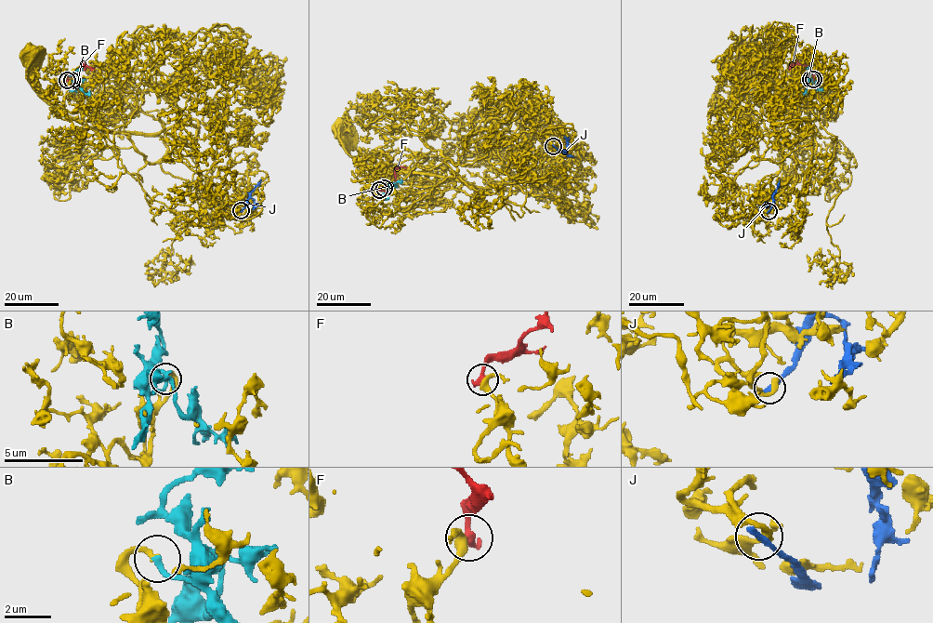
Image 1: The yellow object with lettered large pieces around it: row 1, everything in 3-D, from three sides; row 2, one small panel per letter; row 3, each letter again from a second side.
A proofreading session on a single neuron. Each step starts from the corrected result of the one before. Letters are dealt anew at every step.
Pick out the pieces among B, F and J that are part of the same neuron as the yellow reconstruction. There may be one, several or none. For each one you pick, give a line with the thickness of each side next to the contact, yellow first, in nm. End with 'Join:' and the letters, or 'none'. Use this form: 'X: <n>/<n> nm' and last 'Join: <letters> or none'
B: 200/240 nm
Join: B

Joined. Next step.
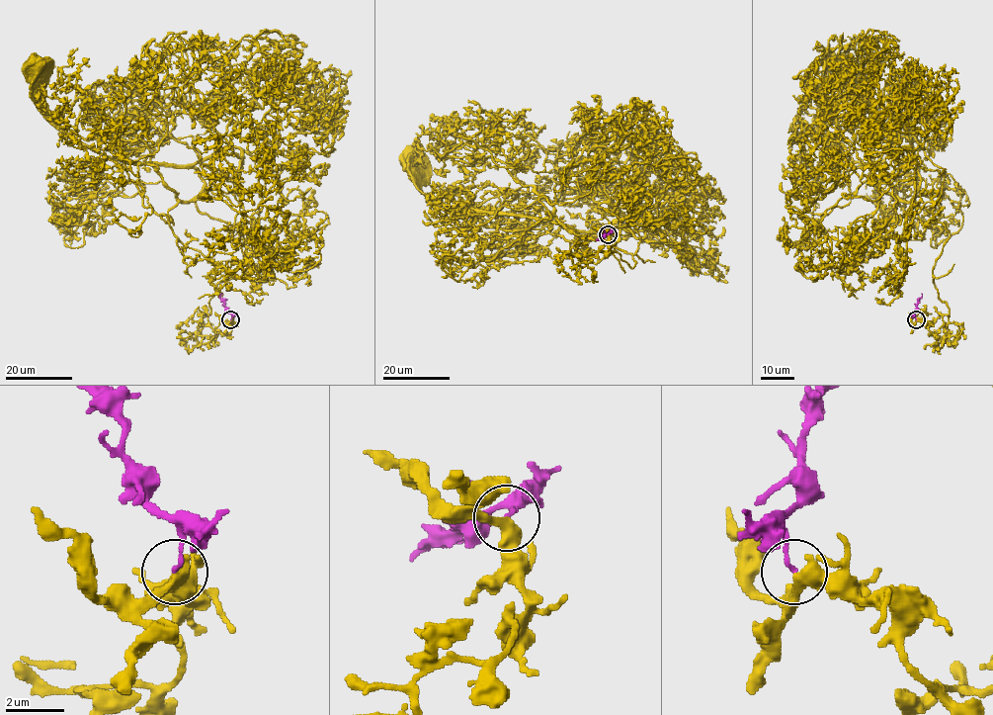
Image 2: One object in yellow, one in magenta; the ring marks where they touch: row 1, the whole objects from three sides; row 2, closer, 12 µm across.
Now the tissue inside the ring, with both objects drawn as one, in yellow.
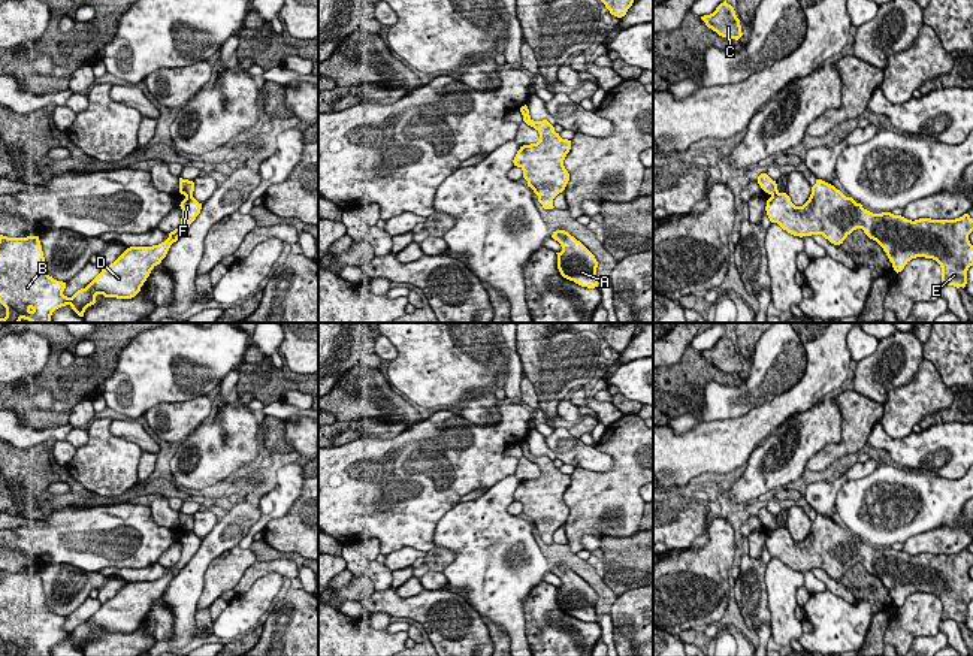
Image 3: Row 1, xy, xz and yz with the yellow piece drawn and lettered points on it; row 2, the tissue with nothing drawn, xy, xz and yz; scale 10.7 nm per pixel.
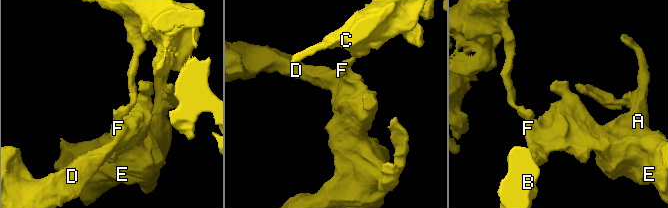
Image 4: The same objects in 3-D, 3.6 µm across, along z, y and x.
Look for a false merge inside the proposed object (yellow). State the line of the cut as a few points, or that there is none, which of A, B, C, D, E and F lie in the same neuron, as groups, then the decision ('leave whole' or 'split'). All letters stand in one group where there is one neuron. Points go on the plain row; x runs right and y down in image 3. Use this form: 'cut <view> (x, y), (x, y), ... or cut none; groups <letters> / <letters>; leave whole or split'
cut xy (192, 529), (186, 532); groups A B D E F / C; split

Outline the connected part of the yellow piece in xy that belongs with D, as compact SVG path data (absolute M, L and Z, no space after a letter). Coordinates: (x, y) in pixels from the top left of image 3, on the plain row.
M193 530L181 536L181 559L169 572L152 581L130 581L114 598L72 632L63 629L66 617L57 616L45 605L45 592L39 571L7 572L0 569L0 638L6 652L0 656L51 656L55 644L70 640L84 652L96 631L132 634L151 605L161 598L170 580L190 562L200 548L202 538Z

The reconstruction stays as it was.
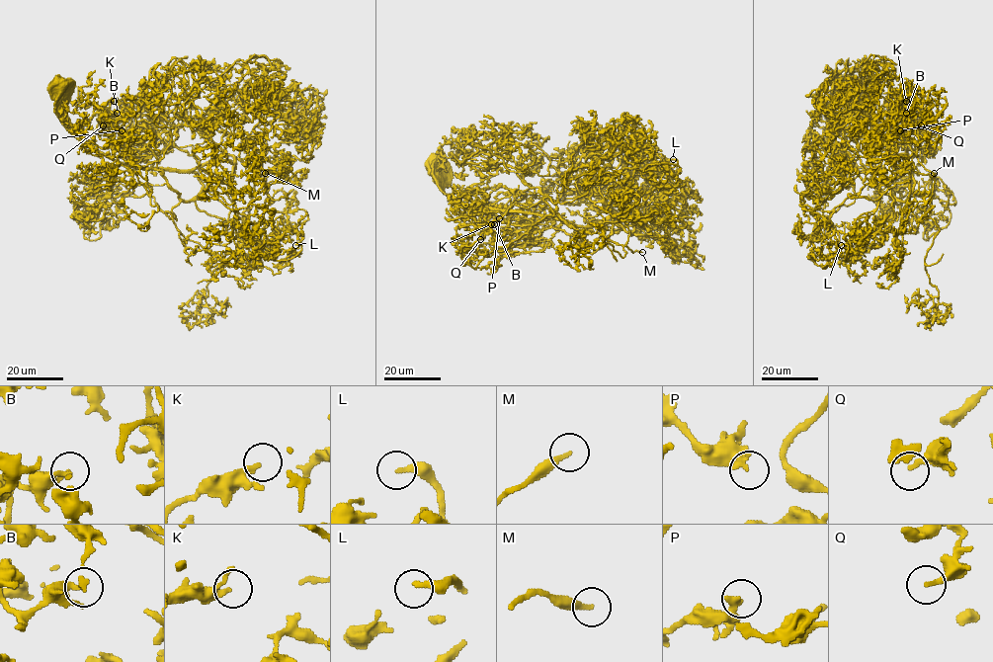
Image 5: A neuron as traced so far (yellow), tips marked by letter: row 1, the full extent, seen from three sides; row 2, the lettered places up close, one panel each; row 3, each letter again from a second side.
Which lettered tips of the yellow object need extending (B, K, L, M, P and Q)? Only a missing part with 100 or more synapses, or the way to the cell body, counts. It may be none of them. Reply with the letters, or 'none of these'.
L, M

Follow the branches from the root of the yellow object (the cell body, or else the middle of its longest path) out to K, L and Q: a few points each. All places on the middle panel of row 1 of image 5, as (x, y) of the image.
K: (435, 169), (439, 187), (463, 204), (552, 215), (580, 231), (530, 184), (492, 204), (476, 228), (491, 224)
L: (435, 169), (439, 187), (463, 204), (597, 226), (611, 214), (605, 199), (617, 172), (679, 167), (673, 159)
Q: (435, 169), (463, 204), (552, 215), (580, 231), (526, 184), (491, 205), (480, 239)

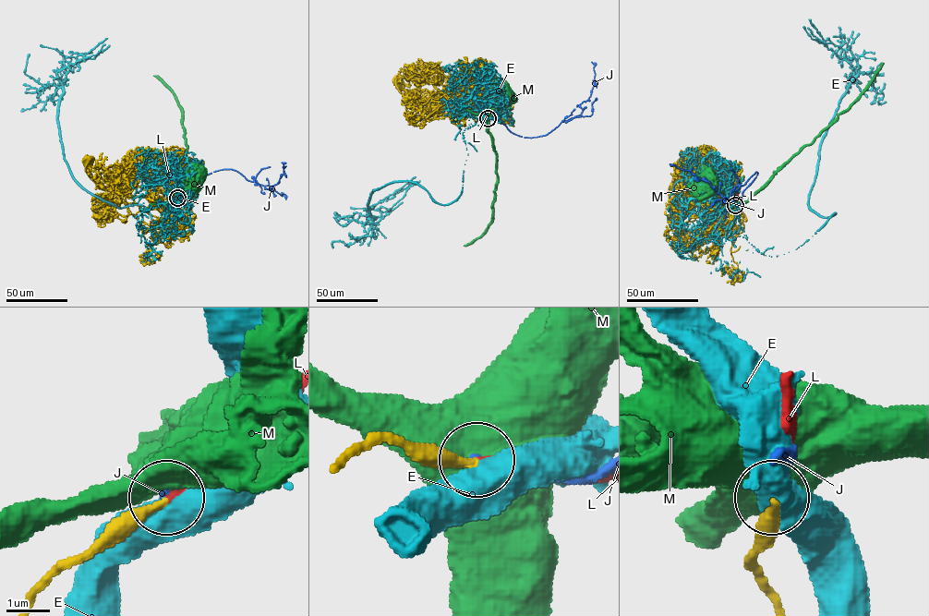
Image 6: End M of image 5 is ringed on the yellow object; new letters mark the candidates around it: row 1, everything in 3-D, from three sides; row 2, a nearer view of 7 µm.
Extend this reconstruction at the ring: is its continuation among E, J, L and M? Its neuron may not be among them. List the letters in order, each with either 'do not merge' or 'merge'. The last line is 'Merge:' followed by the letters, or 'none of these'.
E: do not merge
J: do not merge
L: merge
M: do not merge
Merge: L

